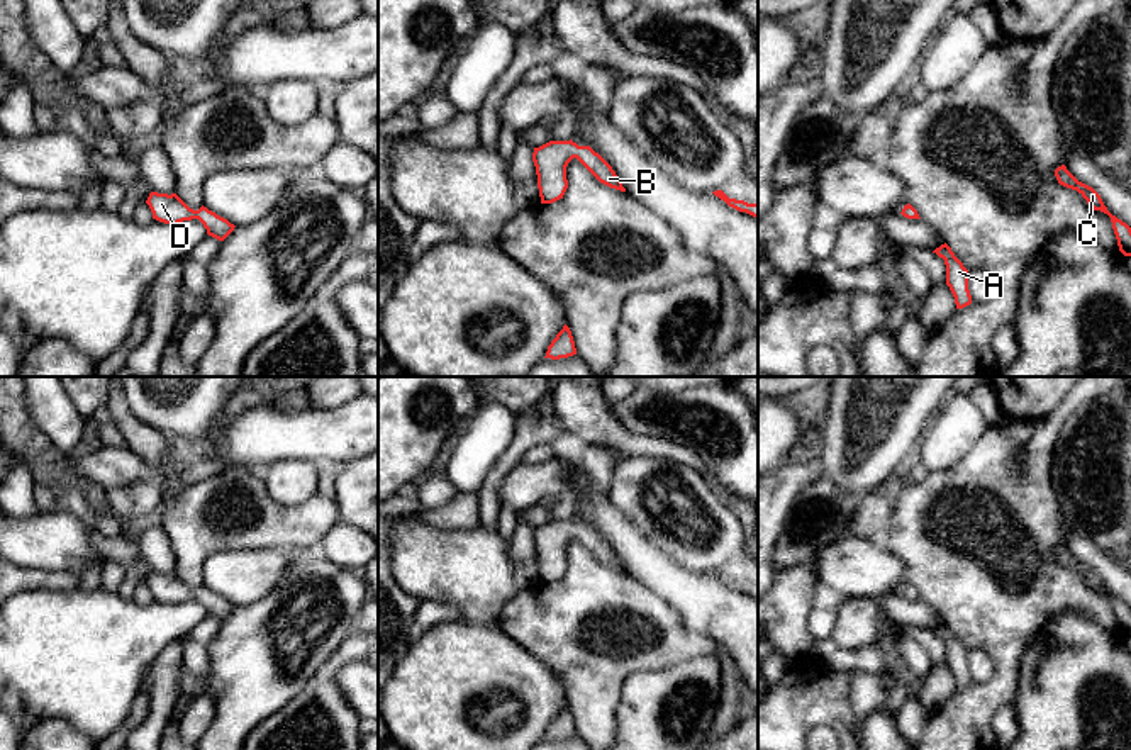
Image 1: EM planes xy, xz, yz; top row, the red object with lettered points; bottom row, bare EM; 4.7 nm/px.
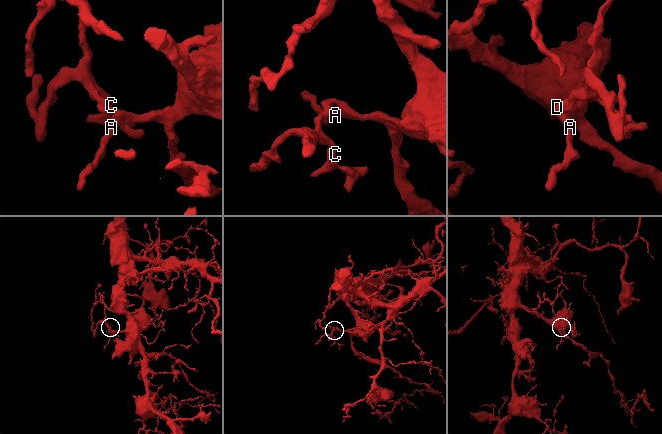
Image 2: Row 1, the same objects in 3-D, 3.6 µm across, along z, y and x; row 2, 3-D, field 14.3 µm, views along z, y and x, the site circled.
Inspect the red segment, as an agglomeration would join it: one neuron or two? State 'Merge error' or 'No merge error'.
No merge error

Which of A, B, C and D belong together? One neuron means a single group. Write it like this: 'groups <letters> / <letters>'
groups A B C D

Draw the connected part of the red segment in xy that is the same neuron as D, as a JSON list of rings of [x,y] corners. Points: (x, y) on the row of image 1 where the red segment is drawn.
[[[151,192],[146,204],[153,212],[153,219],[164,224],[198,219],[207,229],[207,234],[219,241],[224,241],[236,227],[227,219],[217,215],[203,205],[198,210],[190,209],[176,193],[168,195]]]

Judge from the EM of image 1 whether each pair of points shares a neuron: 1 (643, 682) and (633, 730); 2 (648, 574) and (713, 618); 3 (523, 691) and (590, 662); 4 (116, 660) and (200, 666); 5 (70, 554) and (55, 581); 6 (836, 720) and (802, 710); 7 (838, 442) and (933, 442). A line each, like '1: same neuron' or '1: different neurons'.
1: same neuron
2: same neuron
3: different neurons
4: different neurons
5: different neurons
6: same neuron
7: different neurons

